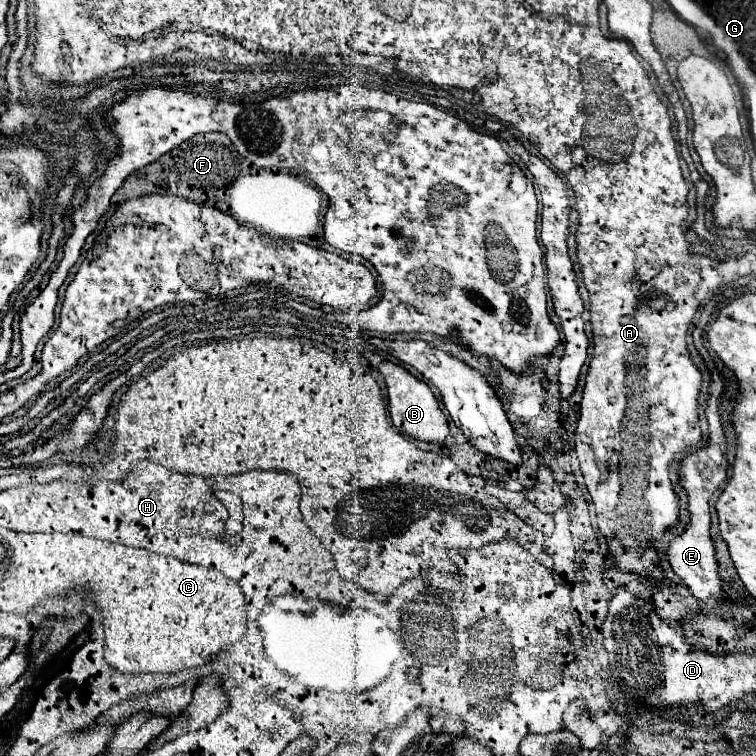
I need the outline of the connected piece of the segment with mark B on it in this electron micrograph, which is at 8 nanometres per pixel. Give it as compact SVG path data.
M381 361L377 365L377 369L381 371L381 375L387 383L387 397L389 397L387 409L389 409L393 425L403 435L409 435L413 439L429 441L429 443L441 443L449 435L449 425L447 425L443 411L439 409L439 403L435 399L433 391L429 389L429 385L425 381L417 379L415 375L411 375L405 367L391 363L391 361Z

